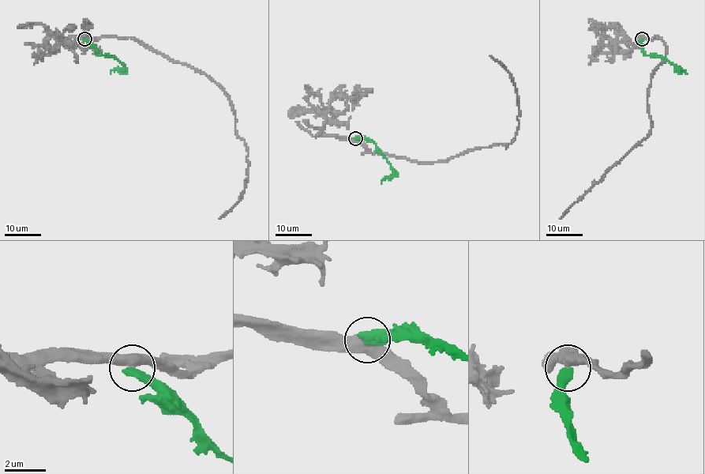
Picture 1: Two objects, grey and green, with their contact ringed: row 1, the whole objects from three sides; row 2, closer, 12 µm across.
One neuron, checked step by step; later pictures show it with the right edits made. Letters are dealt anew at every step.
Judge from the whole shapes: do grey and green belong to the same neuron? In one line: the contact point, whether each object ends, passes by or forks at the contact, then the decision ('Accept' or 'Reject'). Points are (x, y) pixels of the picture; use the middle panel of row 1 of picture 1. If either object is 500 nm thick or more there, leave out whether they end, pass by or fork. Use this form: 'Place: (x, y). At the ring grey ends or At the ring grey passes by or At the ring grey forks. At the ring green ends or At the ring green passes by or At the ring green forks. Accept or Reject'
Place: (355, 138). Reject

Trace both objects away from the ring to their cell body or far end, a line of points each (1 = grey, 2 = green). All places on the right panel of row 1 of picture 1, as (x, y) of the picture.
1: (642, 39), (653, 40), (658, 35), (665, 43), (665, 58), (653, 71), (647, 96), (649, 134), (559, 219)
2: (642, 39), (642, 51), (646, 56), (661, 56), (687, 73)

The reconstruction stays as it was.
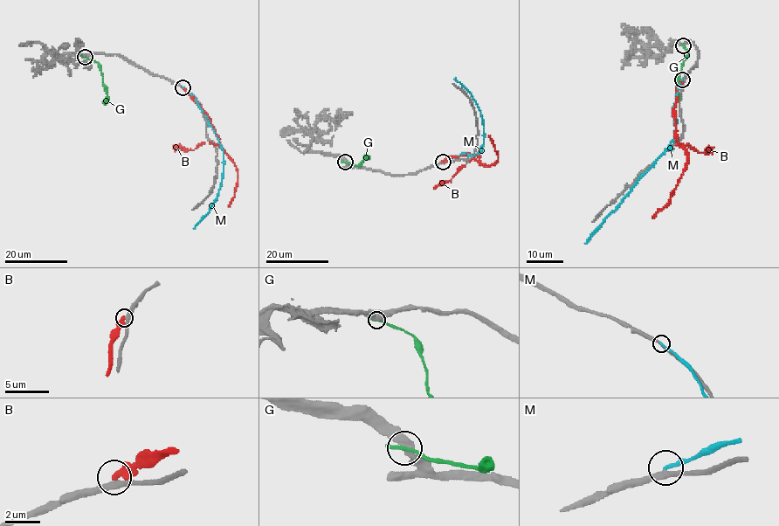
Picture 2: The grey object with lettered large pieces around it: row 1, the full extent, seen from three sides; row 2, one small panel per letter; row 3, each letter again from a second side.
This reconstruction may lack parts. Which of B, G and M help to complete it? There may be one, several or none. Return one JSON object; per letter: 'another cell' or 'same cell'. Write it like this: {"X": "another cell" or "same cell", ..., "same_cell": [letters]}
{"B": "another cell", "G": "another cell", "M": "another cell", "same_cell": []}

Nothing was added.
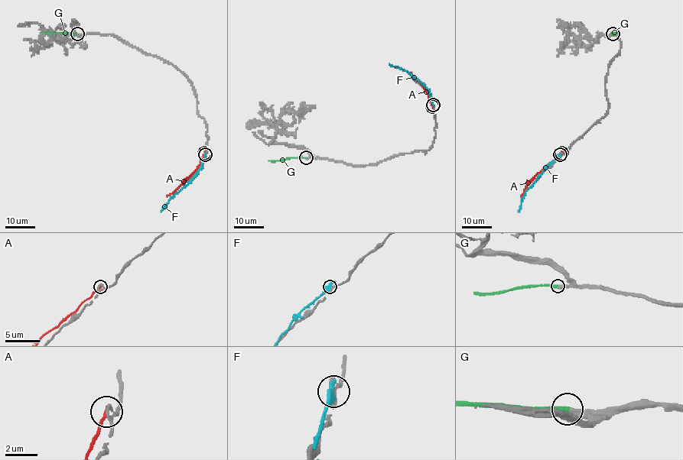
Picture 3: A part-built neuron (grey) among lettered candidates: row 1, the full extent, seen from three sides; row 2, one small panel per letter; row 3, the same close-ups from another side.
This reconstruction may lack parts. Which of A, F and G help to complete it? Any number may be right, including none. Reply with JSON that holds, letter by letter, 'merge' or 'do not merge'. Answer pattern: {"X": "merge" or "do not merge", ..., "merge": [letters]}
{"A": "do not merge", "F": "do not merge", "G": "merge", "merge": ["G"]}

